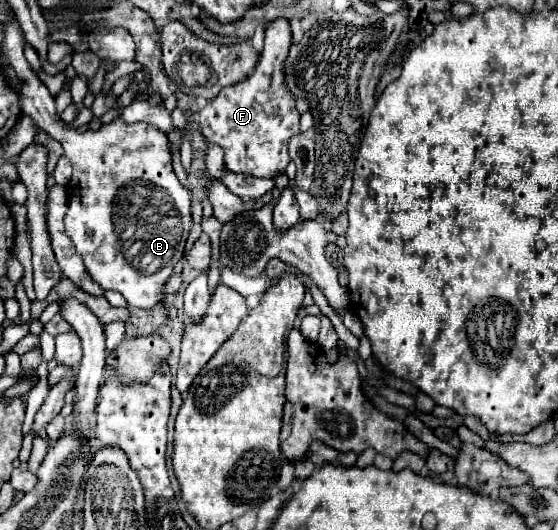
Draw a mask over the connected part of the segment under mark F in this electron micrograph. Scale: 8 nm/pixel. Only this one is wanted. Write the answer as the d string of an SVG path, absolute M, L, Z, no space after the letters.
M276 19L266 29L264 51L256 63L254 73L232 85L224 87L200 113L200 133L208 143L216 143L224 149L226 169L232 173L250 173L256 177L276 177L286 171L288 139L300 131L300 113L296 109L294 95L284 87L284 59L292 45L290 23Z

